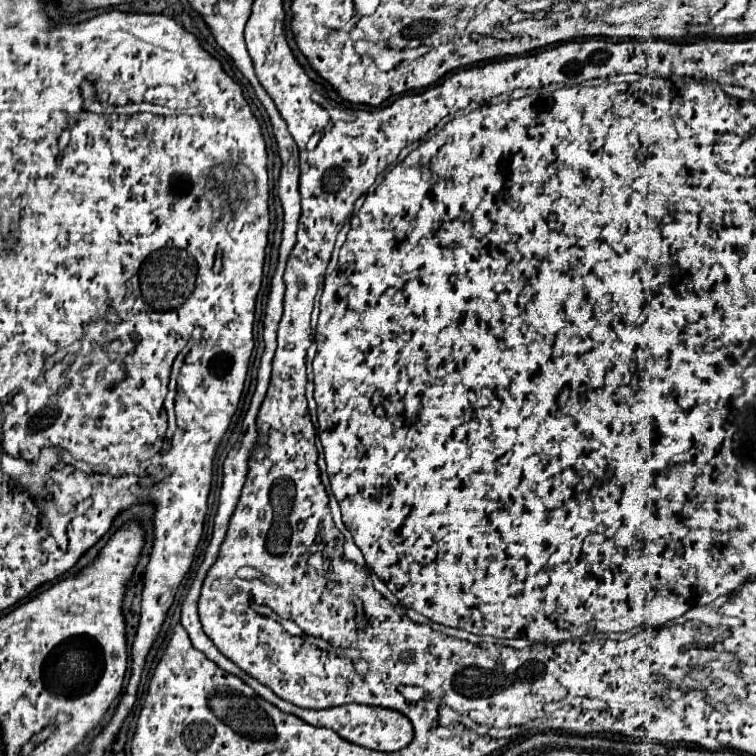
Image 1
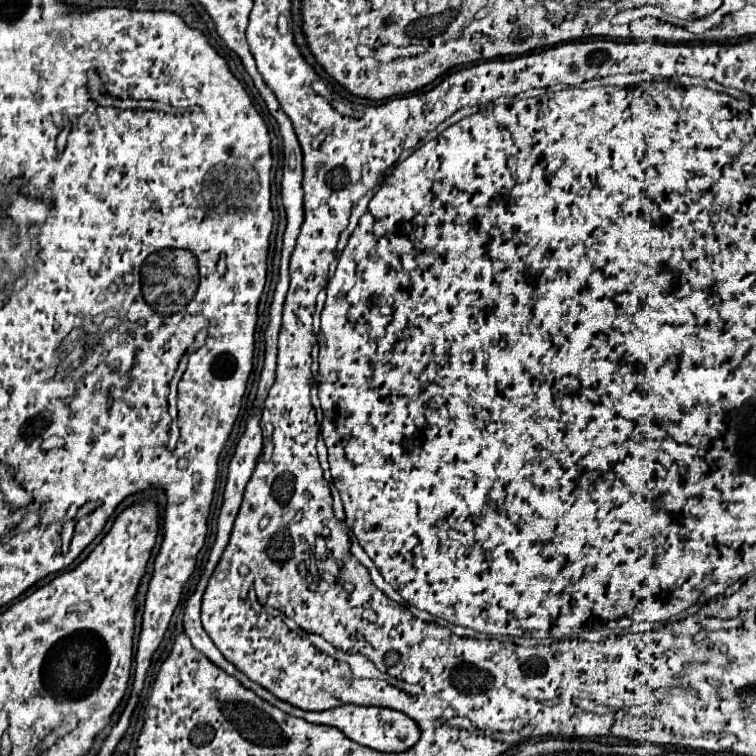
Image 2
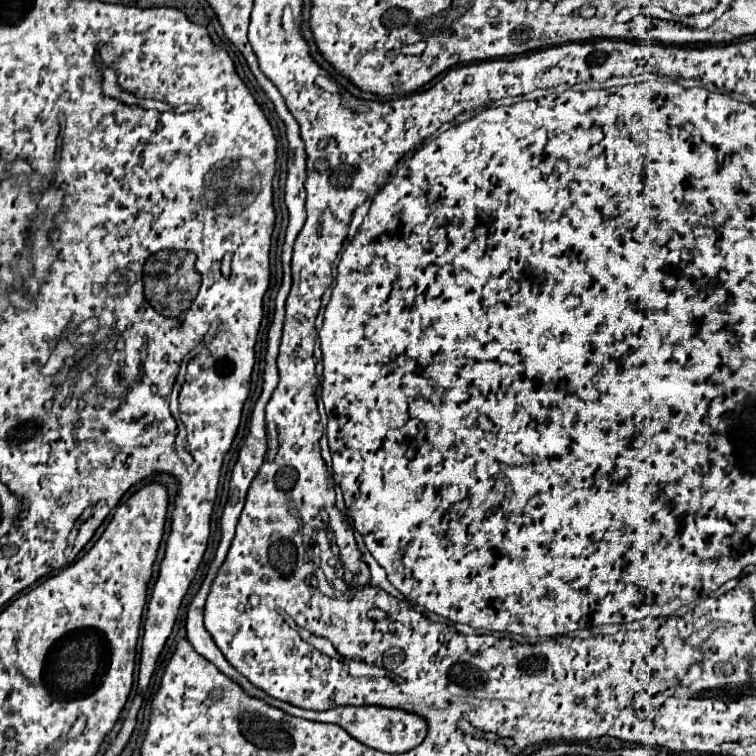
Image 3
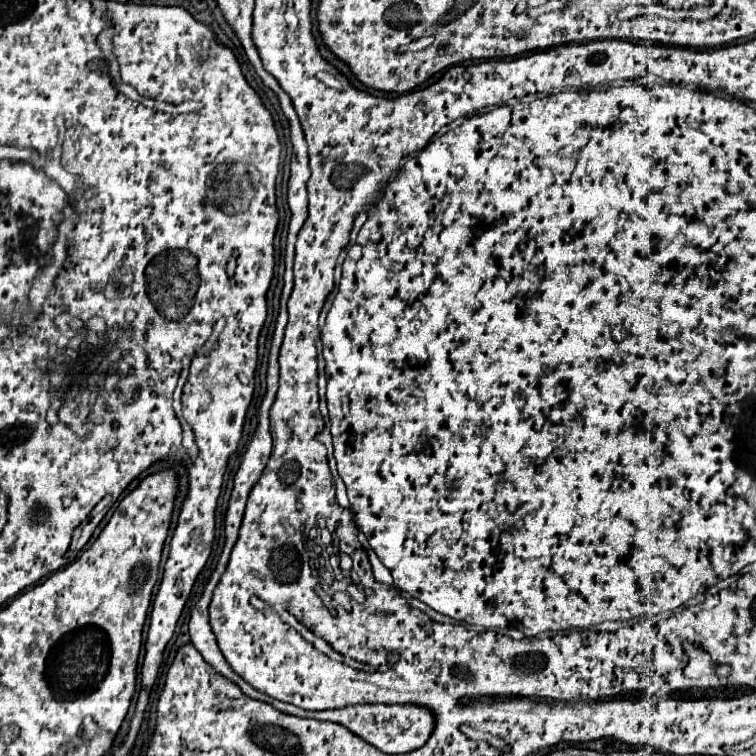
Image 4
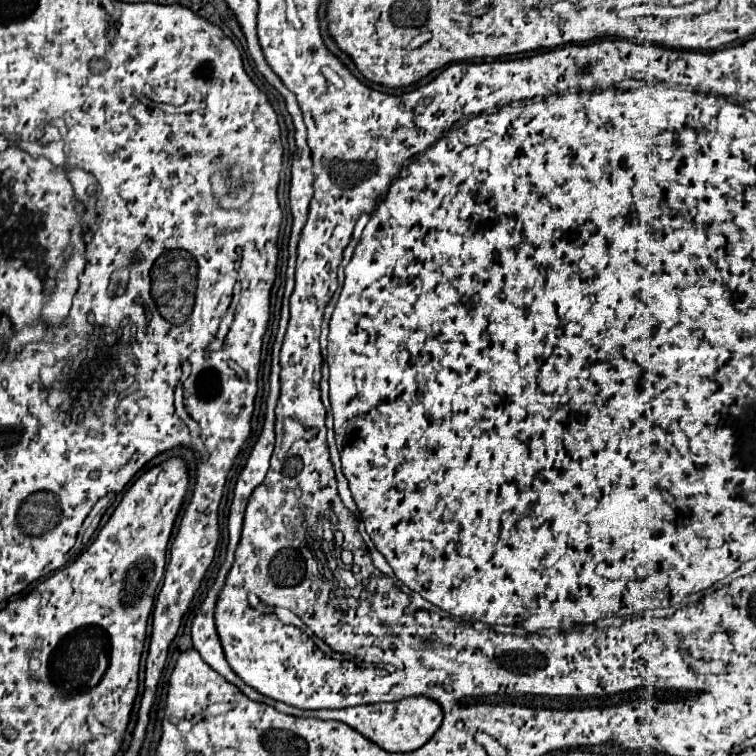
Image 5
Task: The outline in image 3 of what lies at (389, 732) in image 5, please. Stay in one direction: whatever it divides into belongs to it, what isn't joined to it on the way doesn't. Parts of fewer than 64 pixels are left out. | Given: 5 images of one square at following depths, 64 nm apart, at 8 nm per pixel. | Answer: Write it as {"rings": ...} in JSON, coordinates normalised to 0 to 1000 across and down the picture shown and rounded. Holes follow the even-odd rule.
{"rings":[[[376,929],[376,942],[384,947],[394,947],[394,950],[407,950],[407,952],[418,952],[418,955],[439,955],[452,960],[460,971],[466,971],[471,979],[476,979],[479,984],[497,989],[503,995],[511,997],[529,997],[529,995],[540,995],[545,989],[550,989],[553,984],[561,981],[563,971],[566,971],[566,955],[553,947],[550,942],[540,942],[532,937],[508,937],[508,934],[444,934],[429,942],[415,942],[415,939],[402,939],[394,934],[386,934],[381,929]]]}

